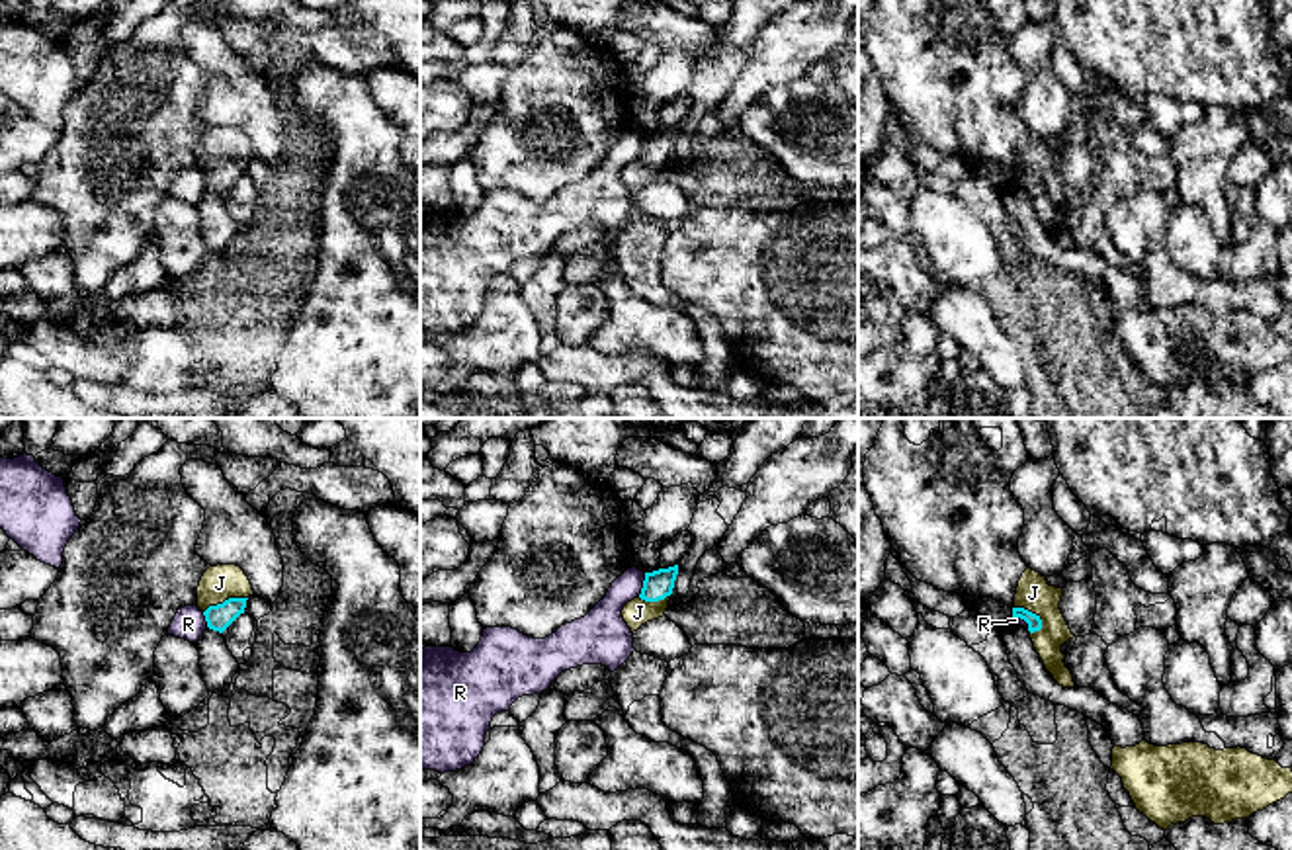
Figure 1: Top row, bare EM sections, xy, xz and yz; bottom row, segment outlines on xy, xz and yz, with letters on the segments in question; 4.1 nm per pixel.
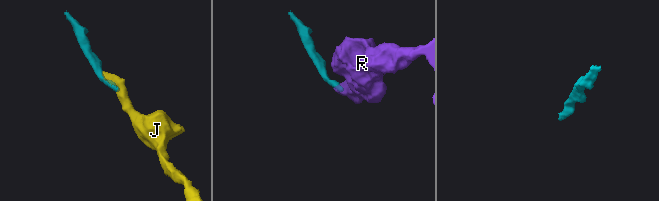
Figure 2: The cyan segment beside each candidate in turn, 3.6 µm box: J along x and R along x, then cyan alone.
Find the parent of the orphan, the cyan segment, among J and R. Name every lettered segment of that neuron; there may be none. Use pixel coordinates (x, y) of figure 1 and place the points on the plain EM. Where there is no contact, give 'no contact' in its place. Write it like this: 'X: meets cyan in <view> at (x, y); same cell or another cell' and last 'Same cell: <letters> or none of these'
J: meets cyan in yz at (1031, 174); same cell
R: meets cyan in xz at (644, 147); another cell
Same cell: J

